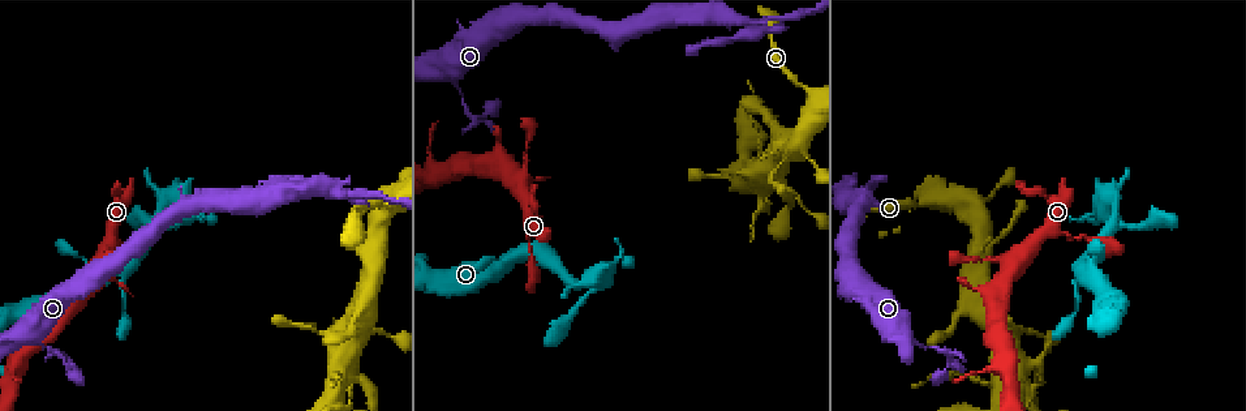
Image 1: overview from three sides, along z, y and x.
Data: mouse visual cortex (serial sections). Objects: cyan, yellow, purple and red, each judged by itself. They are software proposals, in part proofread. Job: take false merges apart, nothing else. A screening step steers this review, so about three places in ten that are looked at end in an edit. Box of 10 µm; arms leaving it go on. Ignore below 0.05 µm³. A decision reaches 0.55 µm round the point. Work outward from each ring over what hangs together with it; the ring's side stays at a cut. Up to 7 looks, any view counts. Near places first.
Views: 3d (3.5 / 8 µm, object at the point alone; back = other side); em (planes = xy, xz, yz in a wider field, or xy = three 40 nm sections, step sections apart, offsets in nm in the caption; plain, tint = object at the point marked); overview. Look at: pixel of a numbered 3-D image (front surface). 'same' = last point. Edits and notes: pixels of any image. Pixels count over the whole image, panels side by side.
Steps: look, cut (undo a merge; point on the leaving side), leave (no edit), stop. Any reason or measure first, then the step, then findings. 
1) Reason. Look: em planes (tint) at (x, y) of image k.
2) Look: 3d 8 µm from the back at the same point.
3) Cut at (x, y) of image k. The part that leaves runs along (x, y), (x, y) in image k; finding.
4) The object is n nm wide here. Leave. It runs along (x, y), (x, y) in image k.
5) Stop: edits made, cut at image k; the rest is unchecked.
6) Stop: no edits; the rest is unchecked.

Sharp bend. Look: 3d 3.5 µm at (950, 354) of image 1.

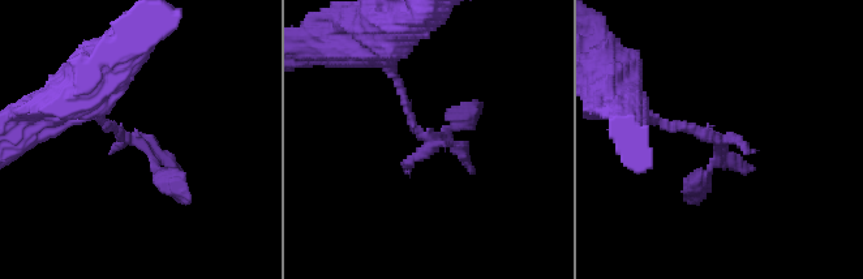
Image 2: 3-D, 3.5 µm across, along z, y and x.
Look: em planes (tint) at (429, 139) of image 2.

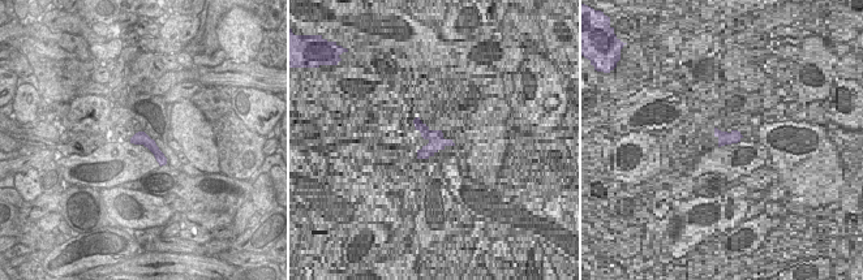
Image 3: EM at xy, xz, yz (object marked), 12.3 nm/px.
Cut it another way. Look: em xy step 3 (tint) at the same point.

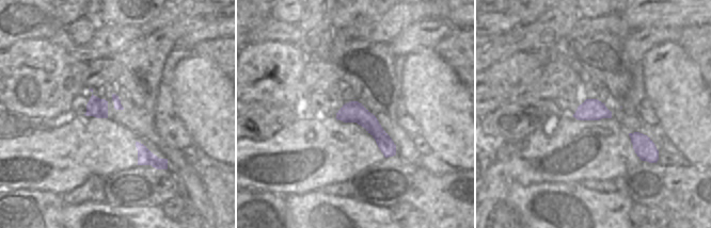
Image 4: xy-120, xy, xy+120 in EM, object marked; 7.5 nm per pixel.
The object is 160 nm wide here. Leave. It runs along (98, 119), (134, 136), (187, 200) in image 2; all the same cell.

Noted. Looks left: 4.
Sharp bend. Look: 3d 8 µm at (539, 251) of image 1.

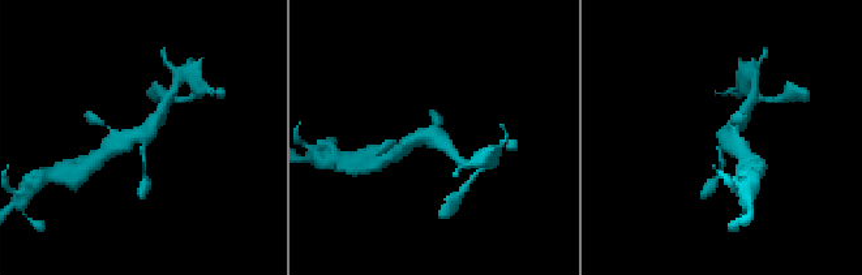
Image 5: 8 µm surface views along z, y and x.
Look: 3d 3.5 µm from the back at the same point.

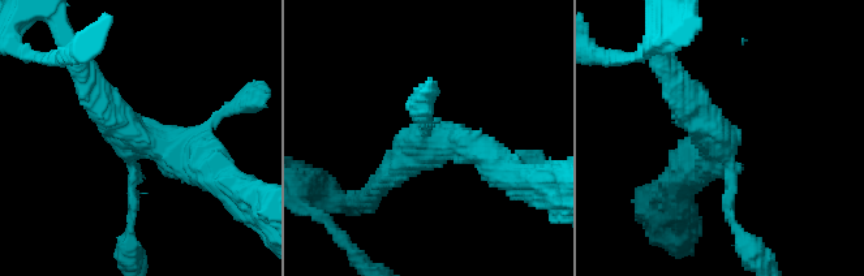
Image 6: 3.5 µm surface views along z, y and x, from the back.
Look: em planes (tint) at (428, 144) of image 6.

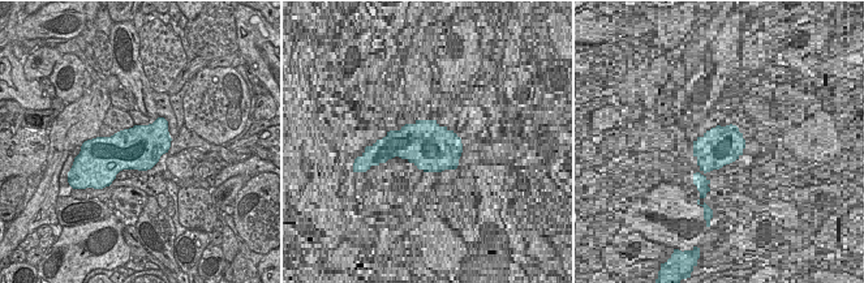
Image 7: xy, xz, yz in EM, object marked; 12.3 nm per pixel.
Leave. All the same cell.

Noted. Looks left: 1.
Stop: no edits; the rest is unchecked.

